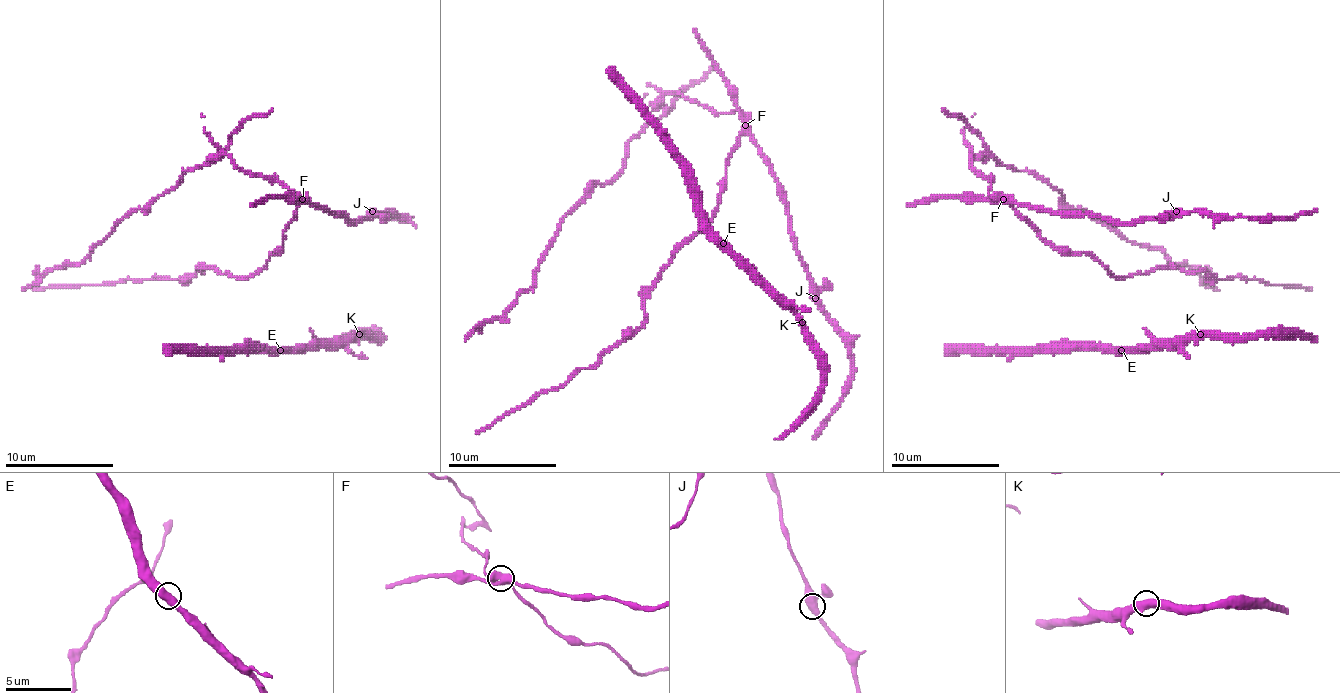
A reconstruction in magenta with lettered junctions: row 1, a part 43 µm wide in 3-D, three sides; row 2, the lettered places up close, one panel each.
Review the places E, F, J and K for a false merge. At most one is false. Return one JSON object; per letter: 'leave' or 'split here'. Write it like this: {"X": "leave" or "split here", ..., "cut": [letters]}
{"E": "leave", "F": "split here", "J": "leave", "K": "leave", "cut": ["F"]}

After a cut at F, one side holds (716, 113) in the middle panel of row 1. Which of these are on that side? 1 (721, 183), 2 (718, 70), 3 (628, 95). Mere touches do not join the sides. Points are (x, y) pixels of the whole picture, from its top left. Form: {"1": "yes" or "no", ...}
{"1": "yes", "2": "no", "3": "no"}

